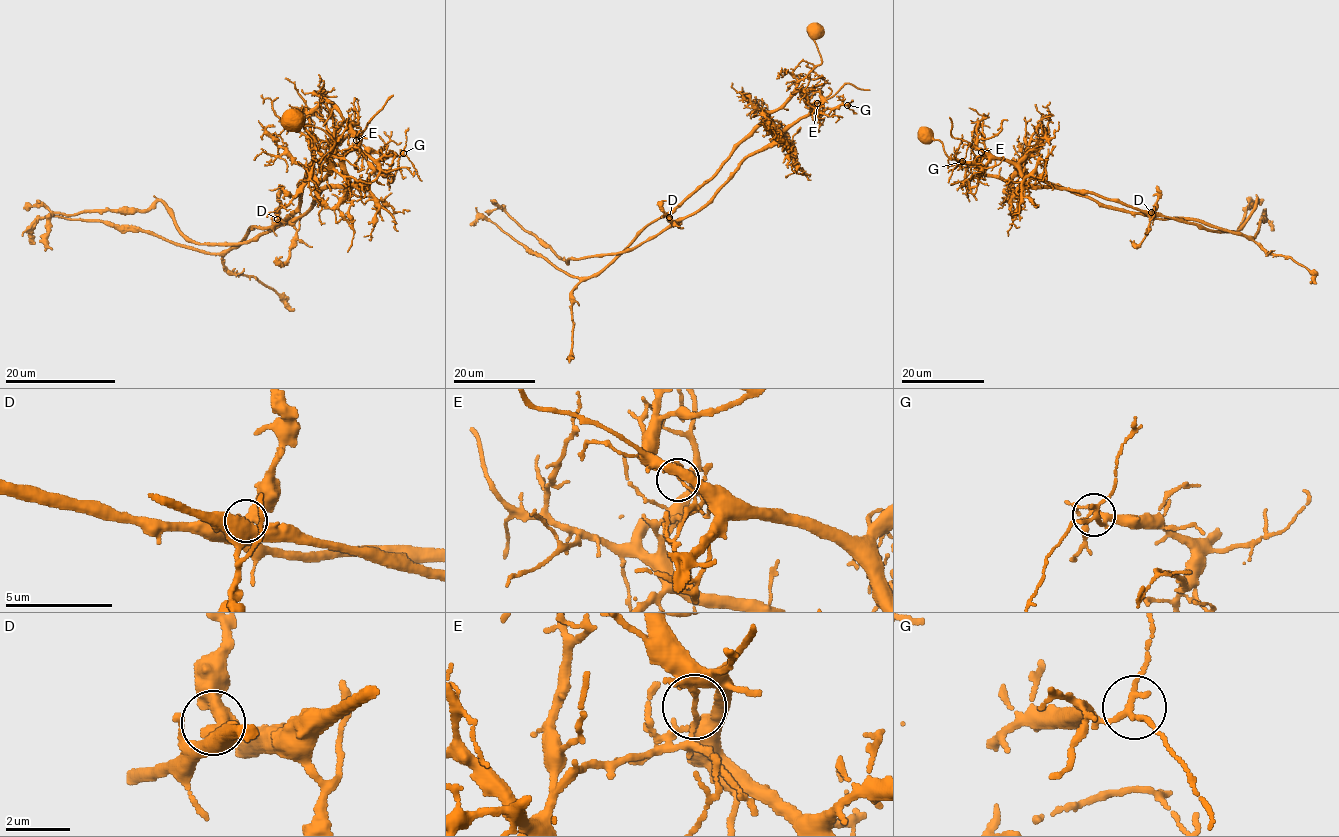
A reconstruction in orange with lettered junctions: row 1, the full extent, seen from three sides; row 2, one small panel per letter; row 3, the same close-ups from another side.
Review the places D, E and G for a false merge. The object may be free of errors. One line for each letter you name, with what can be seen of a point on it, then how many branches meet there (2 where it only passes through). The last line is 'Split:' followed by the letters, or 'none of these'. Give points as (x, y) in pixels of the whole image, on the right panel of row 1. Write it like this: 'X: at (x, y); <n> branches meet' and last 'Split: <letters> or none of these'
E: at (981, 152); 2 branches meet
Split: E

